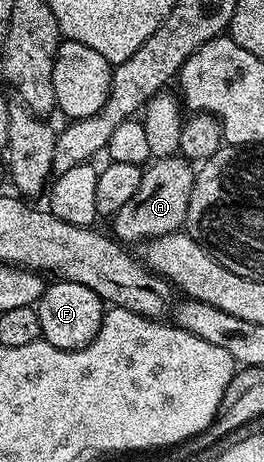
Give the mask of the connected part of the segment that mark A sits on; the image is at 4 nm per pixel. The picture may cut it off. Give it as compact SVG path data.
M179 154L149 162L142 181L138 181L134 197L126 201L116 215L111 216L111 234L121 244L130 245L128 243L139 244L181 230L186 221L186 209L190 205L190 193L195 180L193 164Z

